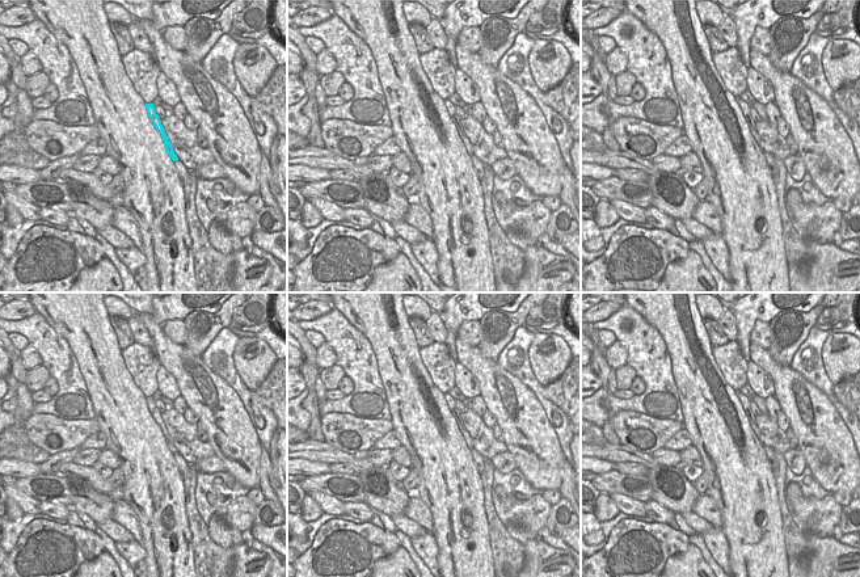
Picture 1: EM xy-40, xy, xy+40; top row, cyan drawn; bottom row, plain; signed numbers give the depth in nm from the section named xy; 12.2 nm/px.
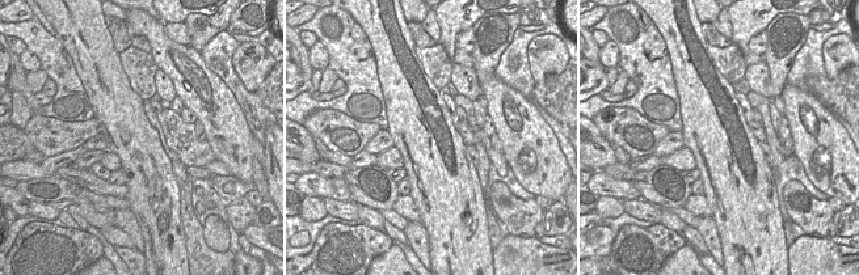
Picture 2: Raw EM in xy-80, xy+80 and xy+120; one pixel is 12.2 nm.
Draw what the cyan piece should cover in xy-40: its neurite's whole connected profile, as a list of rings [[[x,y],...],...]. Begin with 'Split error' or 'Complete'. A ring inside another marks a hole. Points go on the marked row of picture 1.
Complete. [[[146,104],[146,108],[147,108],[147,113],[148,113],[148,117],[149,117],[151,122],[153,123],[156,130],[161,134],[161,138],[164,140],[168,155],[172,157],[173,161],[178,160],[177,155],[173,151],[173,147],[172,147],[170,142],[168,140],[168,136],[164,131],[161,121],[160,121],[159,115],[155,111],[153,104]]]

